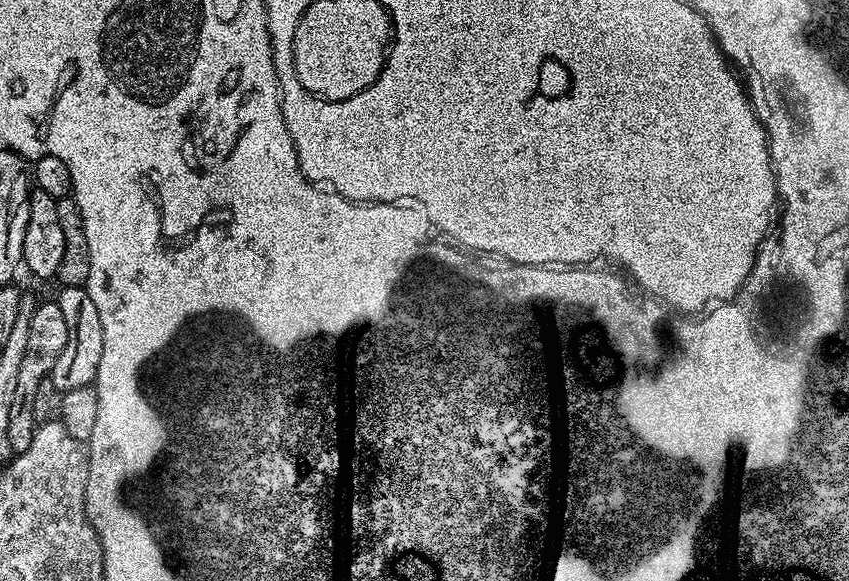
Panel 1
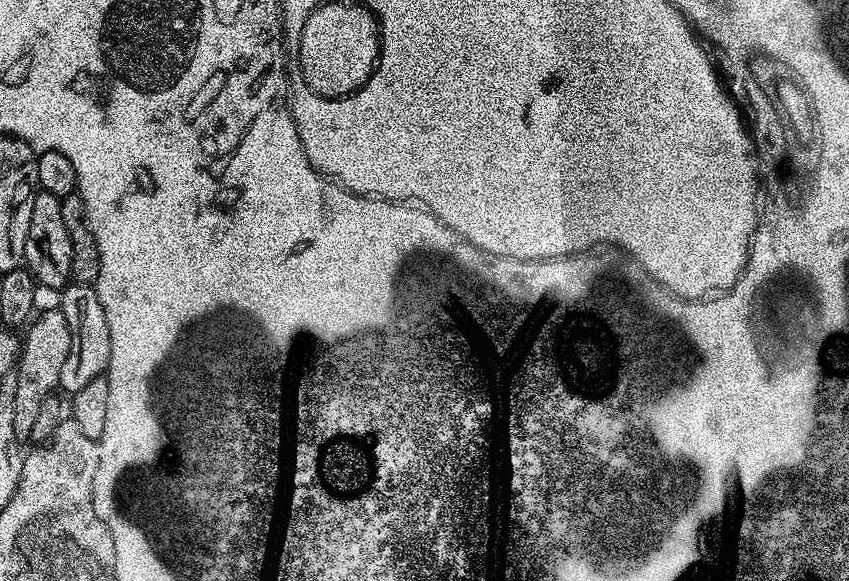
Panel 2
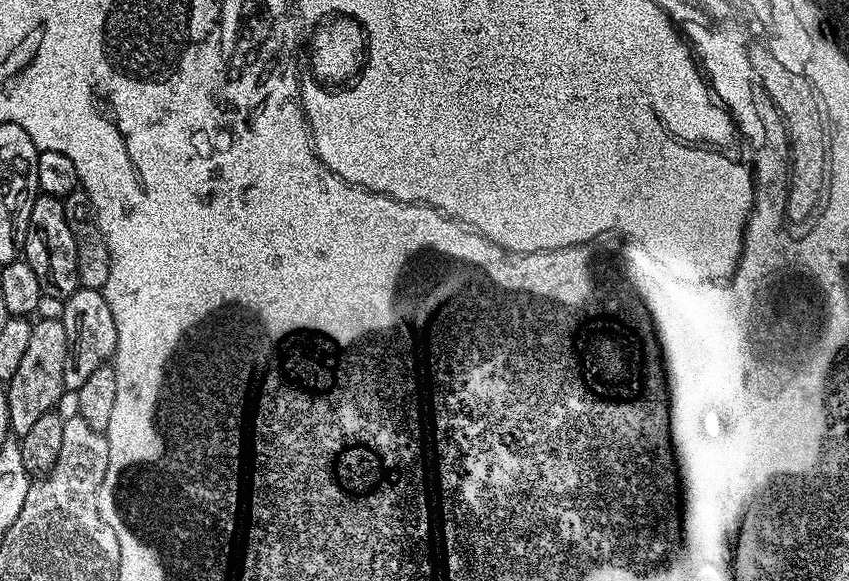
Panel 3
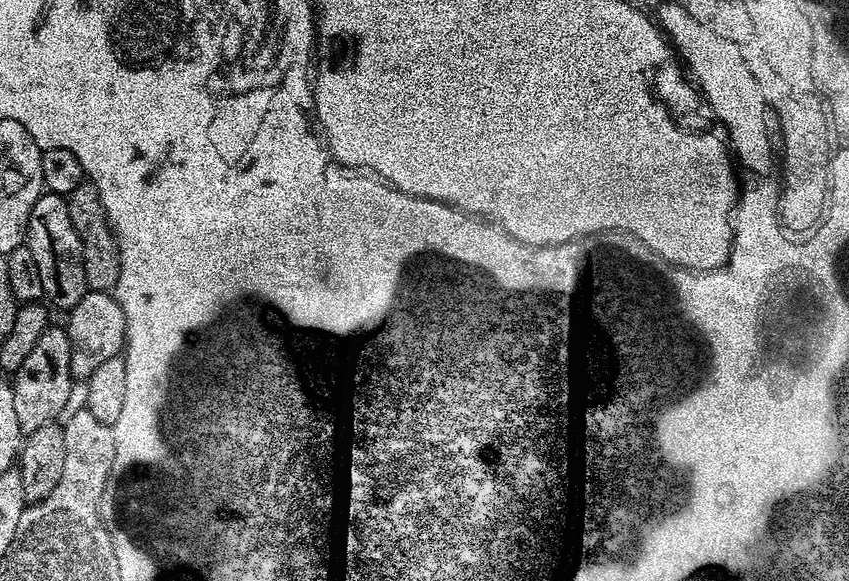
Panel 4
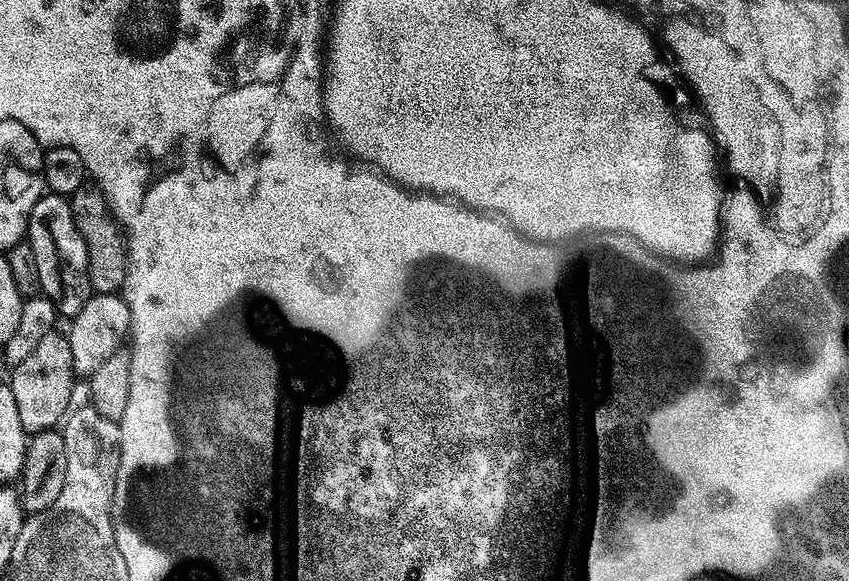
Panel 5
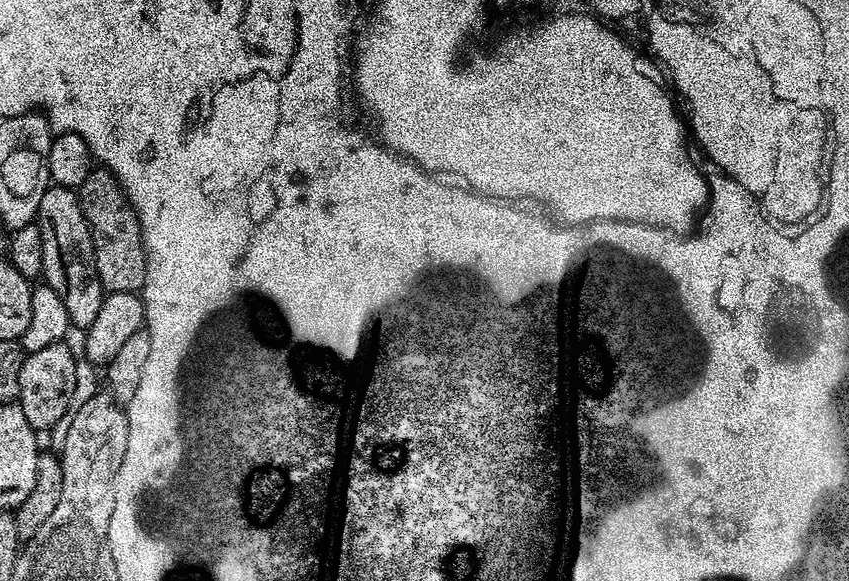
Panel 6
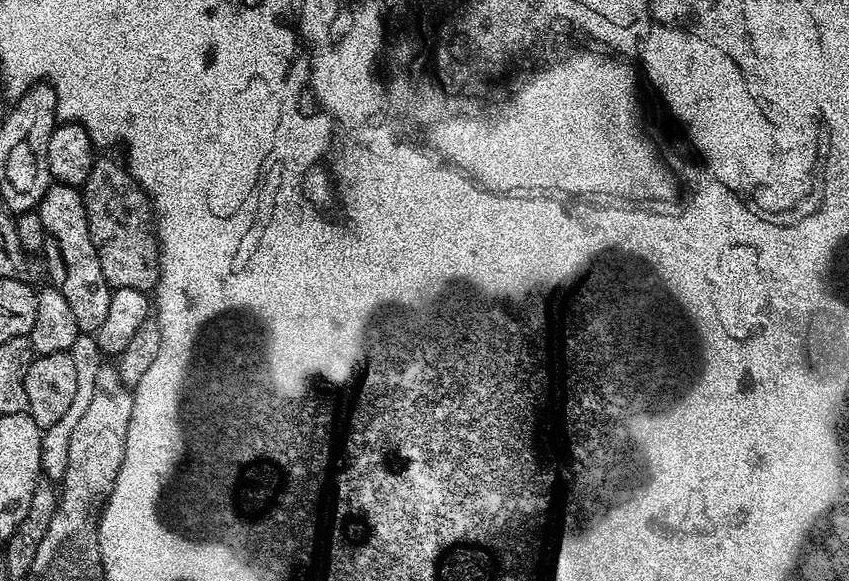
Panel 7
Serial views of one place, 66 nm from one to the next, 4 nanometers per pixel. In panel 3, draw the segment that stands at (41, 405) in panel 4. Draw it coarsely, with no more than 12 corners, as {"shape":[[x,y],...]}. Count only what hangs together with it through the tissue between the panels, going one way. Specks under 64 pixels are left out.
{"shape":[[63,319],[32,324],[6,384],[8,427],[22,438],[66,392]]}

